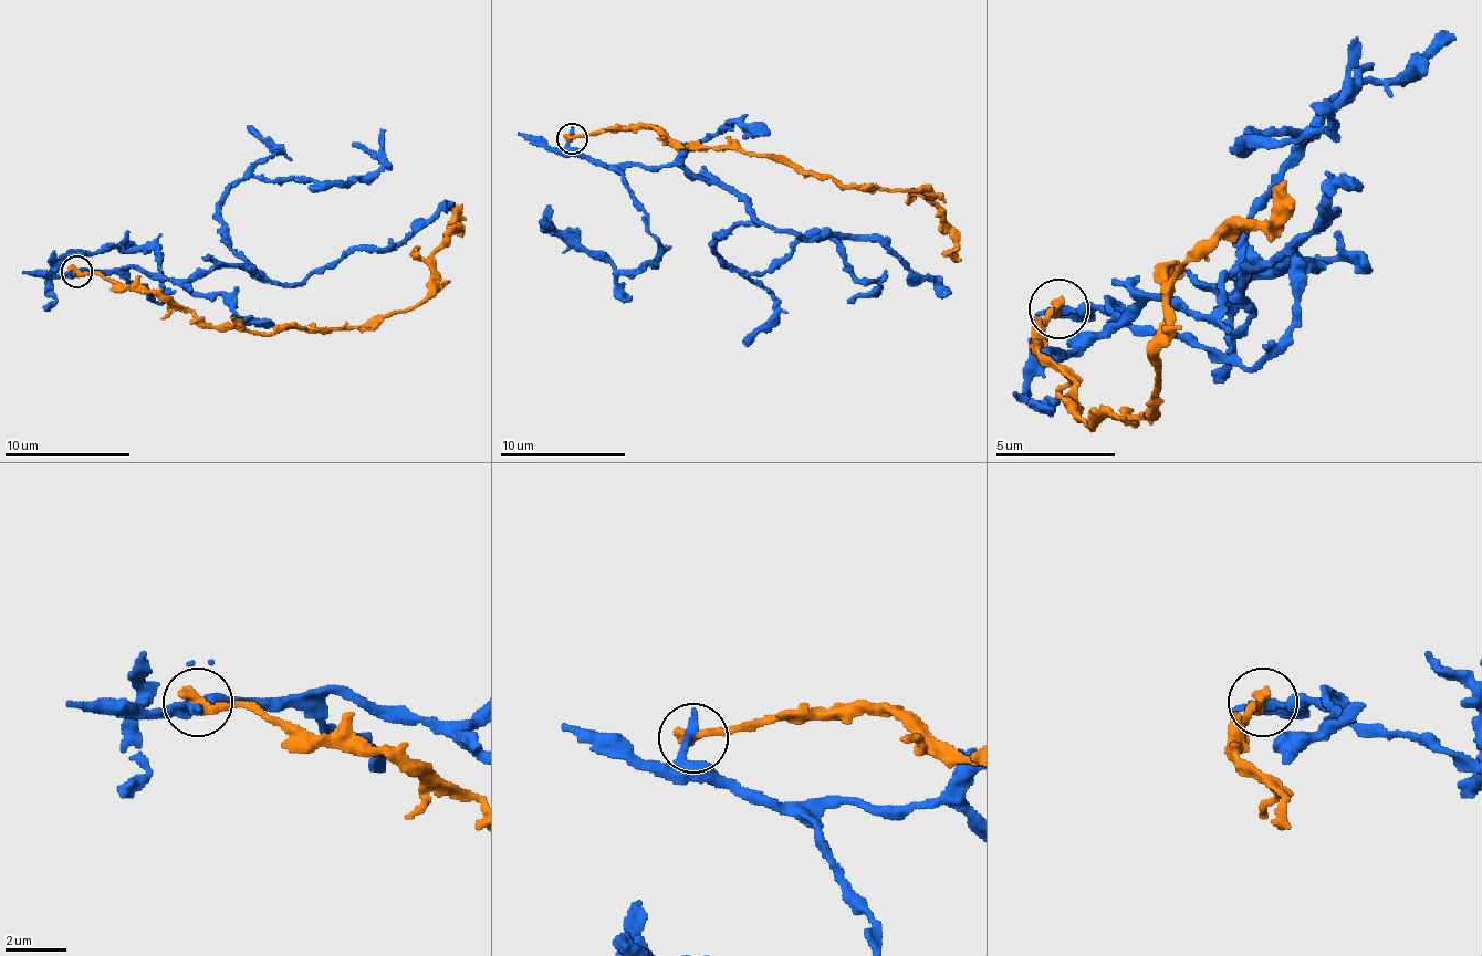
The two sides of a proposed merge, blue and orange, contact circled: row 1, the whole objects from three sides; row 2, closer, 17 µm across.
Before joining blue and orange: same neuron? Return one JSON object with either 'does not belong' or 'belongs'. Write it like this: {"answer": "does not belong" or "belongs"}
{"answer": "does not belong"}

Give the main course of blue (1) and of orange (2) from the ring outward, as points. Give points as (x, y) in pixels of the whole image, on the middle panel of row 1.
1: (571, 137), (728, 187), (753, 219), (716, 244), (737, 269), (828, 238), (878, 284), (847, 301)
2: (571, 137), (656, 128), (684, 147), (774, 156), (844, 185), (926, 190), (950, 228), (950, 250), (957, 256)

